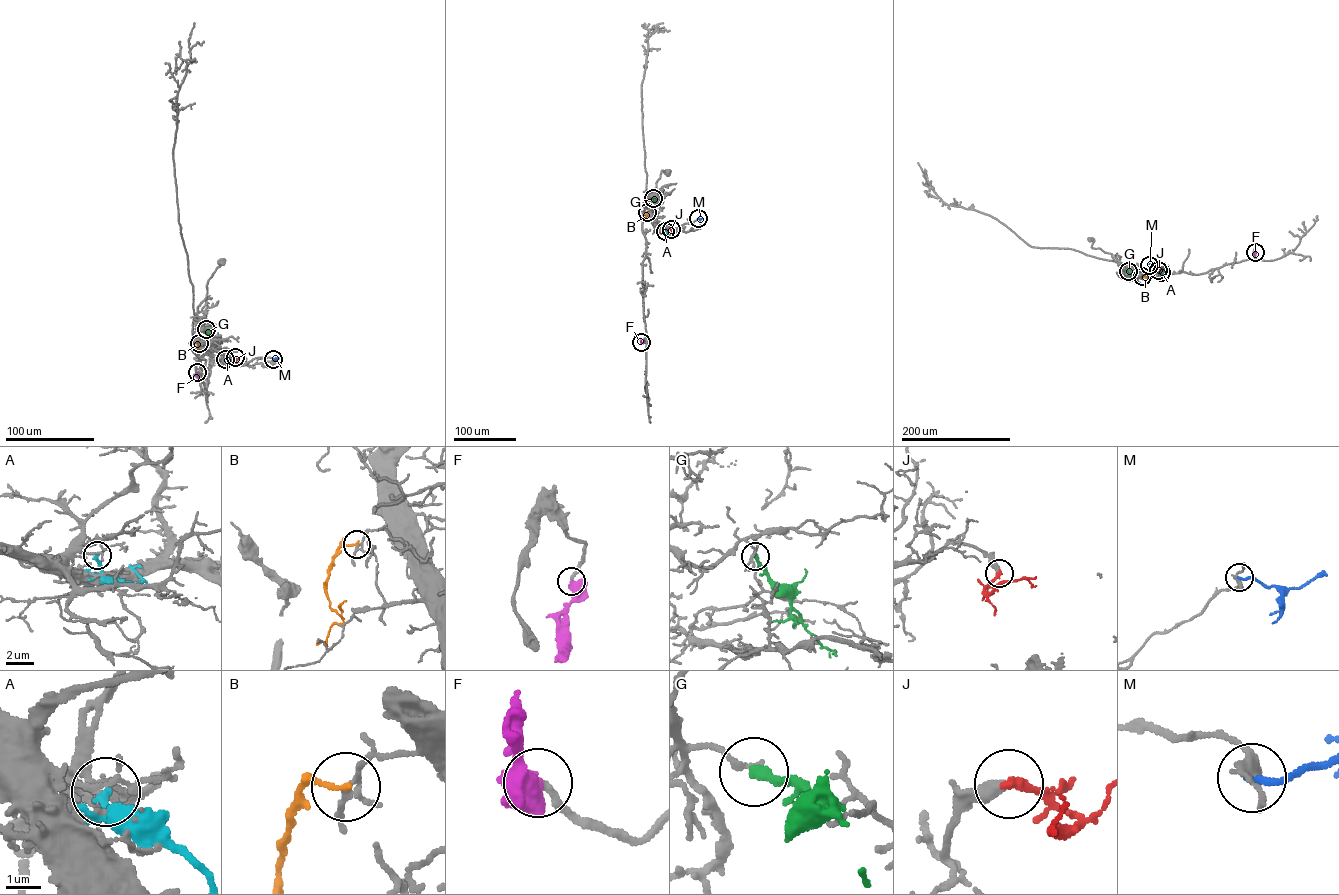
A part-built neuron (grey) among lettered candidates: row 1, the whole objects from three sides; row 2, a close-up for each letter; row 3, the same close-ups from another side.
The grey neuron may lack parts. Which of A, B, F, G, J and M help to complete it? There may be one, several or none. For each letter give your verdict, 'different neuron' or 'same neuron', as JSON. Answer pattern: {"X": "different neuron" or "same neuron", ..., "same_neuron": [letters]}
{"A": "different neuron", "B": "different neuron", "F": "same neuron", "G": "different neuron", "J": "same neuron", "M": "different neuron", "same_neuron": ["F", "J"]}

